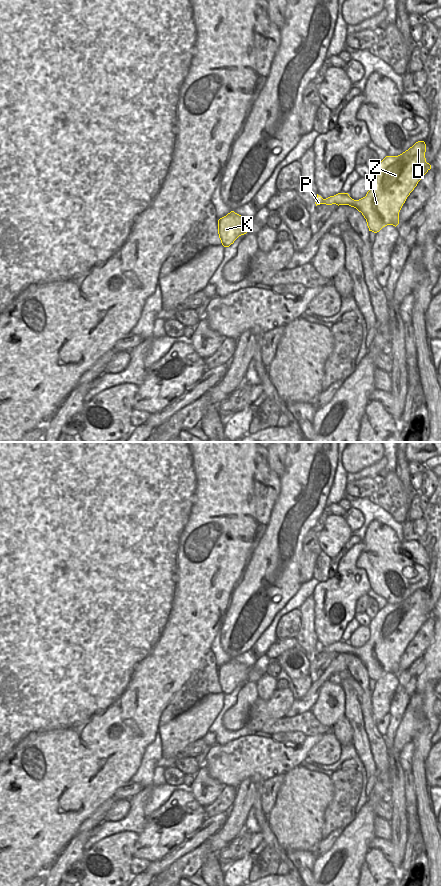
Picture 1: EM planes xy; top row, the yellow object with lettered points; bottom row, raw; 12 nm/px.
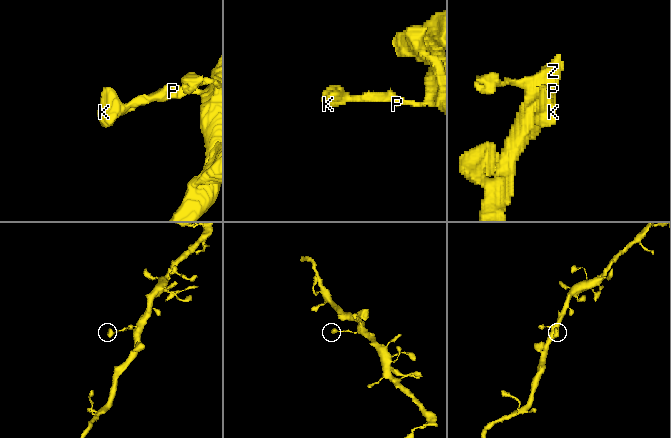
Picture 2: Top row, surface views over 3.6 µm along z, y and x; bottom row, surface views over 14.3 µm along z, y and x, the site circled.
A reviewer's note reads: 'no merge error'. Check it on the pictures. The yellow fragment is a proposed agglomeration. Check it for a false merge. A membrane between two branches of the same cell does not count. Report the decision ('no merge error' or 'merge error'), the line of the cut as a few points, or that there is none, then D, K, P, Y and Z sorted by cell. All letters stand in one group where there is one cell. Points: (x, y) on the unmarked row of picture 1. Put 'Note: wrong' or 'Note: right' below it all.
no merge error; no cut; D K P Y Z
Note: right

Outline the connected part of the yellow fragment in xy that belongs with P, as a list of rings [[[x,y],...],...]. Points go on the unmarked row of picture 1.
[[[416,590],[398,604],[386,604],[370,620],[370,637],[366,644],[352,647],[348,641],[338,641],[323,647],[317,642],[316,654],[349,653],[366,667],[369,679],[379,680],[387,673],[399,672],[399,660],[407,645],[422,625],[431,617],[425,606],[426,592]]]

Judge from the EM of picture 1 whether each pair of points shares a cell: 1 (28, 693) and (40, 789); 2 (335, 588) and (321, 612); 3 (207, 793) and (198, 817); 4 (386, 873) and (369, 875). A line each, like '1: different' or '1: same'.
1: same
2: same
3: different
4: same

